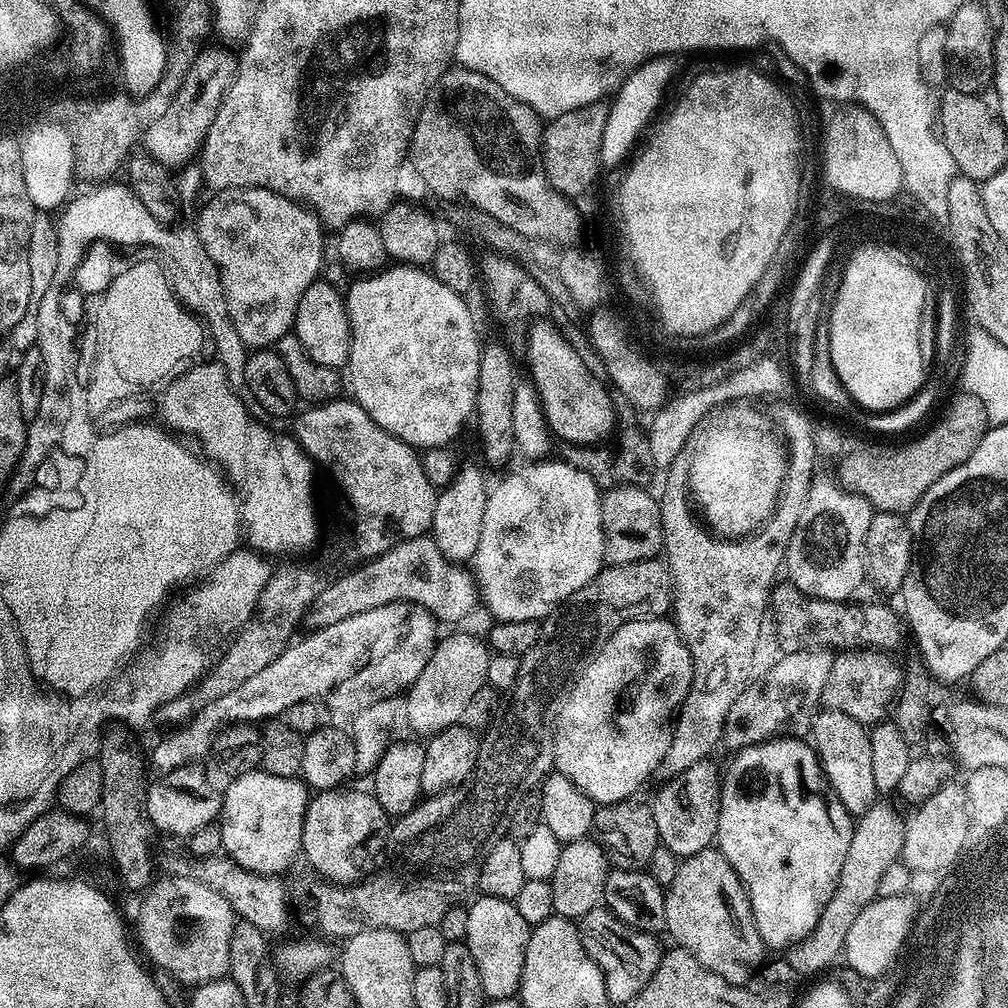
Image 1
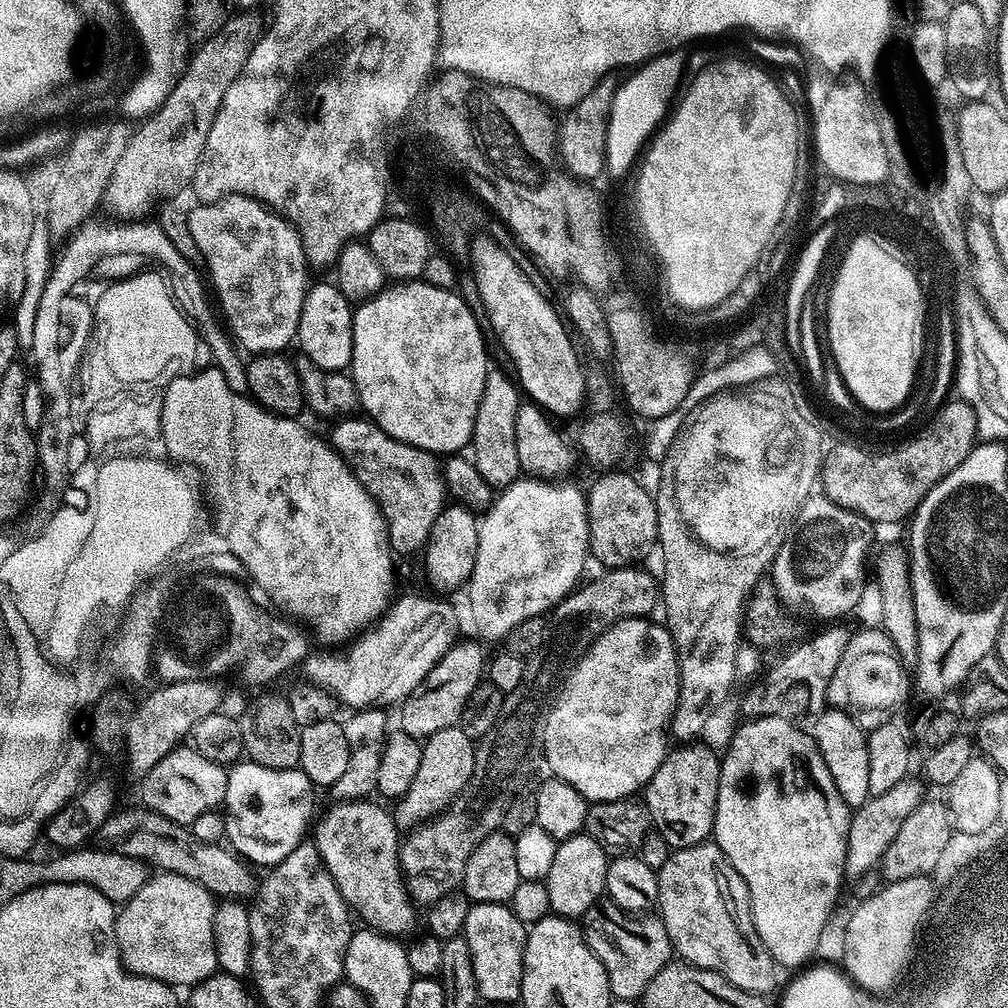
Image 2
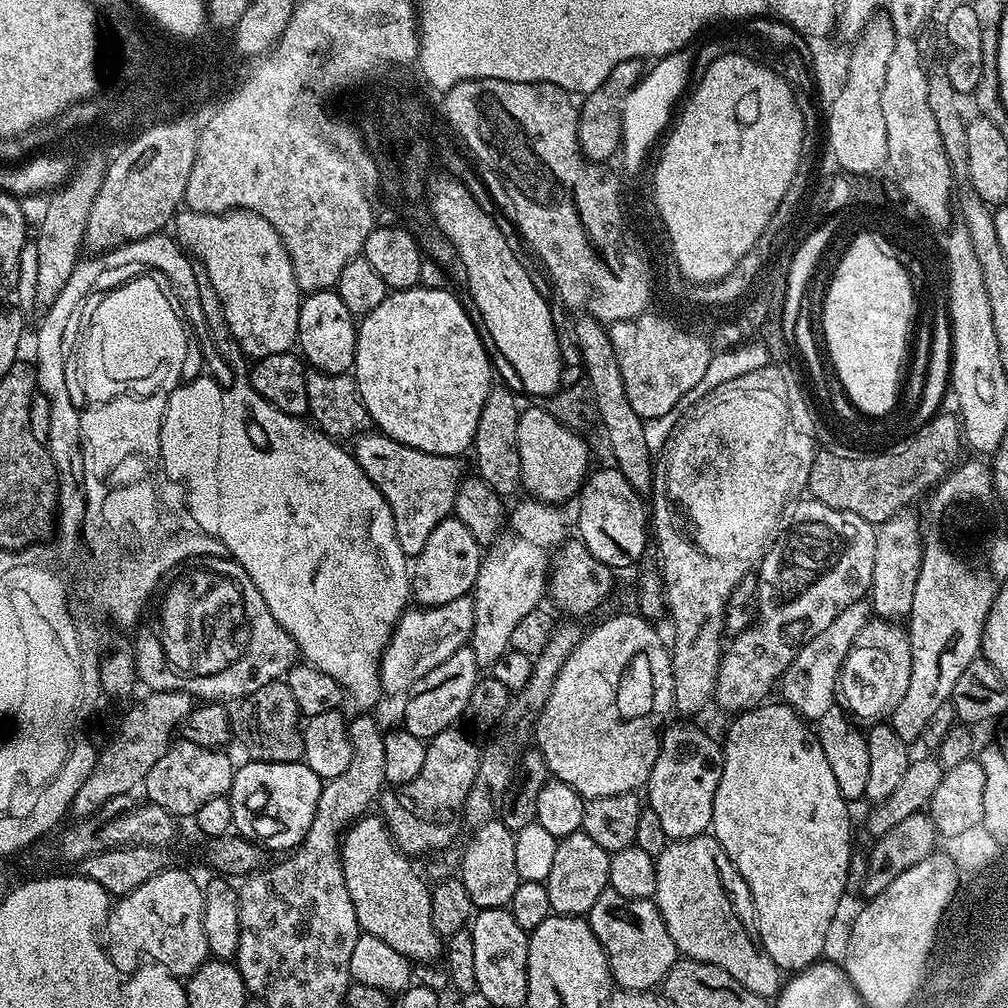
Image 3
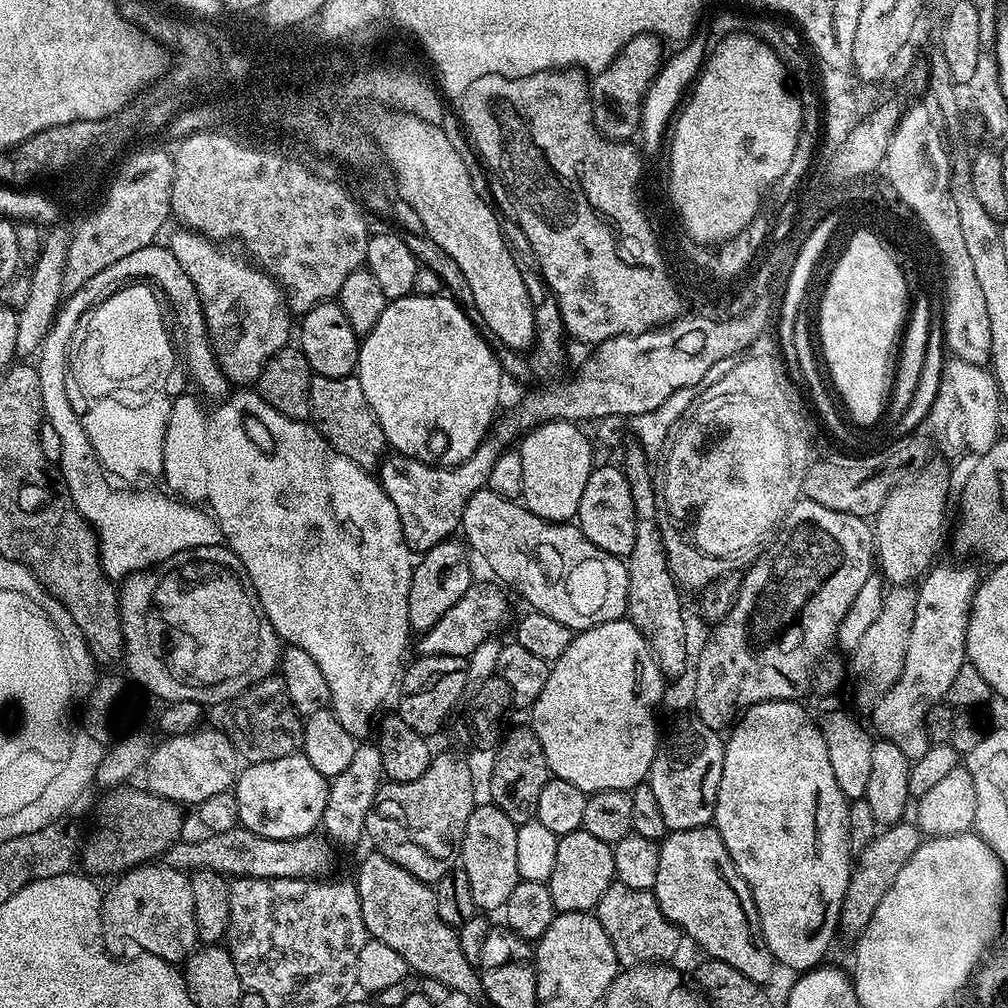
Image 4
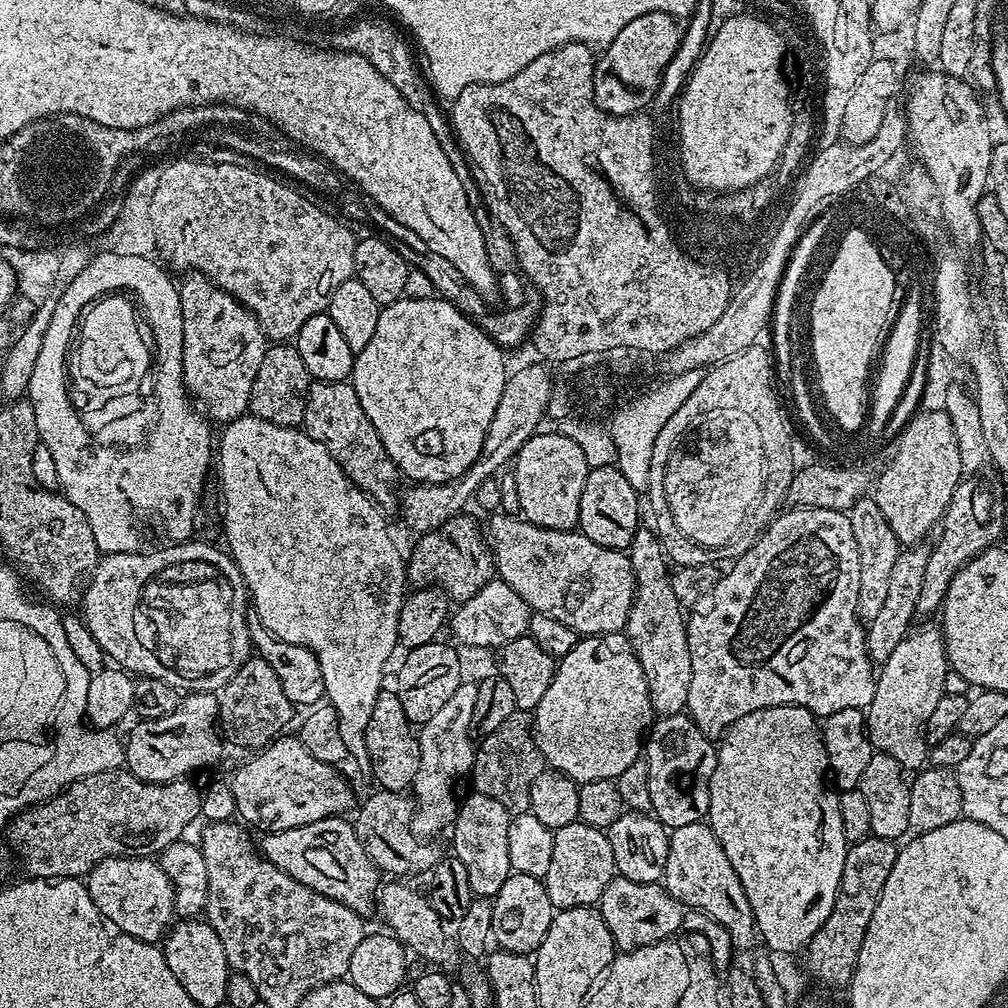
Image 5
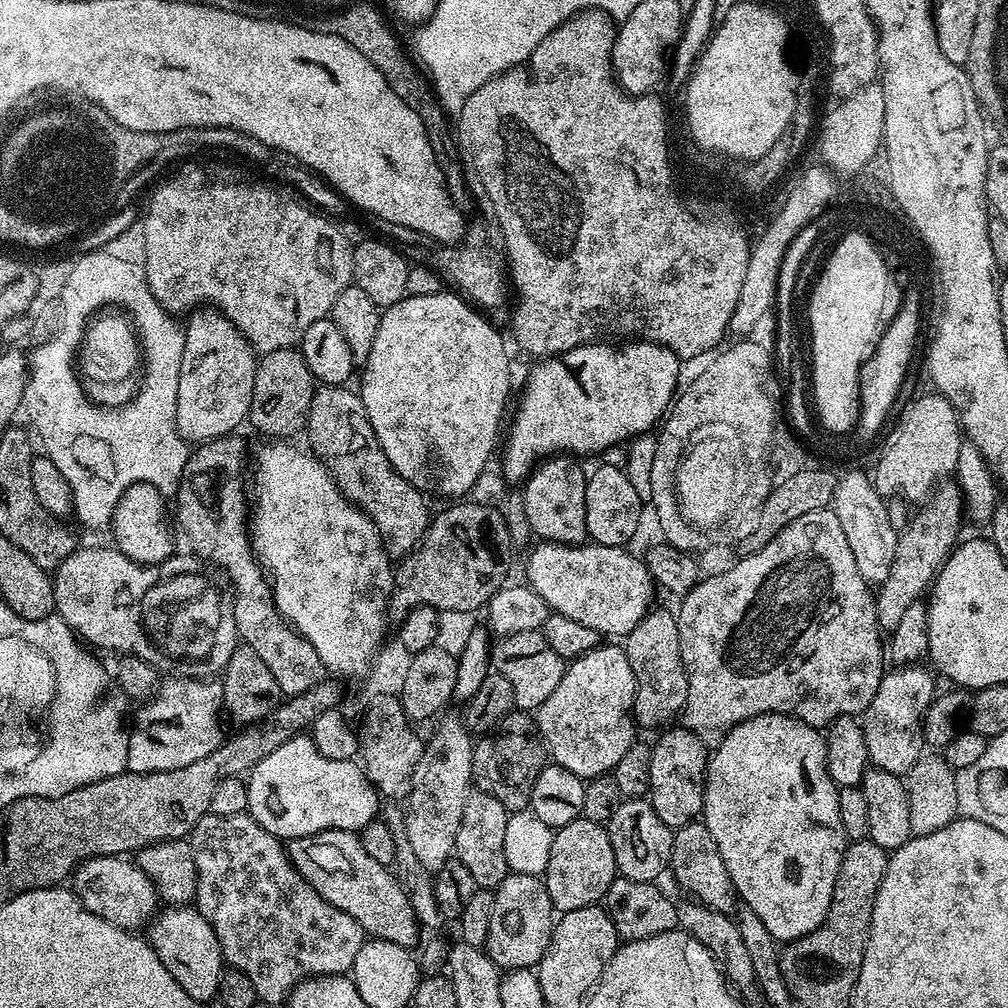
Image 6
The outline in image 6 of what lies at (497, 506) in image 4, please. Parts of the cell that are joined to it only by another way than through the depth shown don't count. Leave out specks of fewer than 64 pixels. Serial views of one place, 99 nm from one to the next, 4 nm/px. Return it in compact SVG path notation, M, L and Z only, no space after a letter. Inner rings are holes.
M540 542L537 545L524 564L524 576L528 579L525 581L527 587L533 588L555 615L582 622L582 626L590 626L590 630L599 632L604 638L625 638L653 607L652 595L658 592L657 585L643 559L639 555L631 556L627 547L615 548L595 542L575 546L555 542Z

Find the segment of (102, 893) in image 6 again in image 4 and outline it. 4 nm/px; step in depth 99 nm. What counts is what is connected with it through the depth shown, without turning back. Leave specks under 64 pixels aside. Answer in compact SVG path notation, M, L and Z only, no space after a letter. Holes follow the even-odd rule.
M149 862L139 865L135 868L128 869L119 877L120 880L112 889L105 891L102 896L102 915L105 925L116 927L116 932L120 936L125 936L132 944L137 944L137 949L143 950L149 956L157 956L163 960L168 961L170 964L179 965L181 962L187 961L188 957L192 955L194 949L198 944L198 937L196 935L196 915L194 914L194 890L192 889L192 881L187 875L179 868L169 868L160 862Z

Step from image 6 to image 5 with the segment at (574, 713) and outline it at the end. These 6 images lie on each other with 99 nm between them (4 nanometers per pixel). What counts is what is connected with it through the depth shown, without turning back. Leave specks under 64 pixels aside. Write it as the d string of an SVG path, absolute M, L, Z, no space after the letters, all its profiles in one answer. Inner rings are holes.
M625 633L584 636L577 639L566 655L559 657L550 687L546 694L542 694L542 702L538 702L534 709L536 745L540 747L549 769L566 774L579 785L615 780L618 774L622 774L622 770L626 770L626 766L630 766L630 762L641 759L642 737L653 716L646 674Z

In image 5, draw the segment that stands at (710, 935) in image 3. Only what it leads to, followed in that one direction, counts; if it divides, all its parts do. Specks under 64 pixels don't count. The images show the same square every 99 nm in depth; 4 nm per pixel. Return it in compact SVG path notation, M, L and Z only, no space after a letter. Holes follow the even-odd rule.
M690 822L690 826L671 829L662 883L666 891L685 909L704 912L722 925L730 934L733 949L748 948L752 943L757 943L756 923L750 902L746 902L742 882L738 882L738 874L734 874L734 866L730 866L730 858L726 858L722 842L718 842L707 822Z

